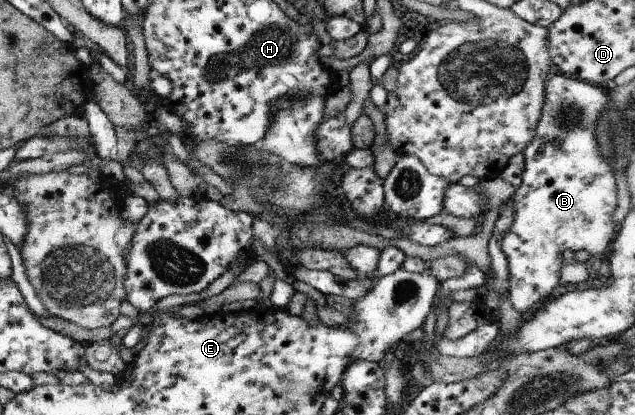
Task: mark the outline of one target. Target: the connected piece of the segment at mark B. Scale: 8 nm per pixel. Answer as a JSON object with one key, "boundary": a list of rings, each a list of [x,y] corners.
{"boundary":[[[548,75],[545,83],[545,101],[535,138],[522,152],[525,155],[523,180],[514,195],[515,218],[510,231],[502,238],[501,246],[509,265],[509,298],[522,315],[532,314],[537,307],[551,298],[552,289],[560,284],[561,269],[566,265],[560,255],[570,249],[585,249],[593,256],[602,256],[617,236],[612,215],[618,207],[616,179],[611,165],[600,151],[597,141],[598,121],[608,107],[605,88],[566,75]]]}

